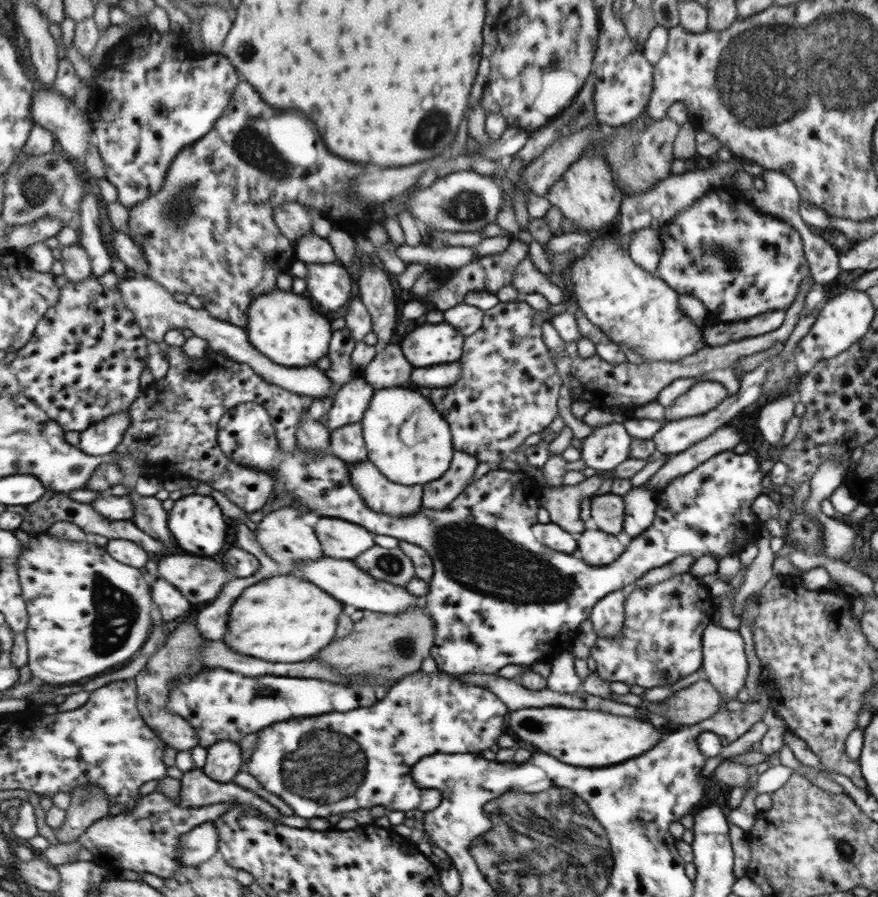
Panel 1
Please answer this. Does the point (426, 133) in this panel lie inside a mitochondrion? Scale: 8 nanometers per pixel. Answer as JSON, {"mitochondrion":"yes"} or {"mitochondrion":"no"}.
{"mitochondrion":"yes"}

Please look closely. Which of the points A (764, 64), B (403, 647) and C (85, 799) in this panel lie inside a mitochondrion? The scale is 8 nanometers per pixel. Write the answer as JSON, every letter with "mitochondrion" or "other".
{"A":"mitochondrion","B":"mitochondrion","C":"mitochondrion"}

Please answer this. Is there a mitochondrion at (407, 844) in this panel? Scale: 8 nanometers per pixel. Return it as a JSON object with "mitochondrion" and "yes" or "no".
{"mitochondrion":"no"}

